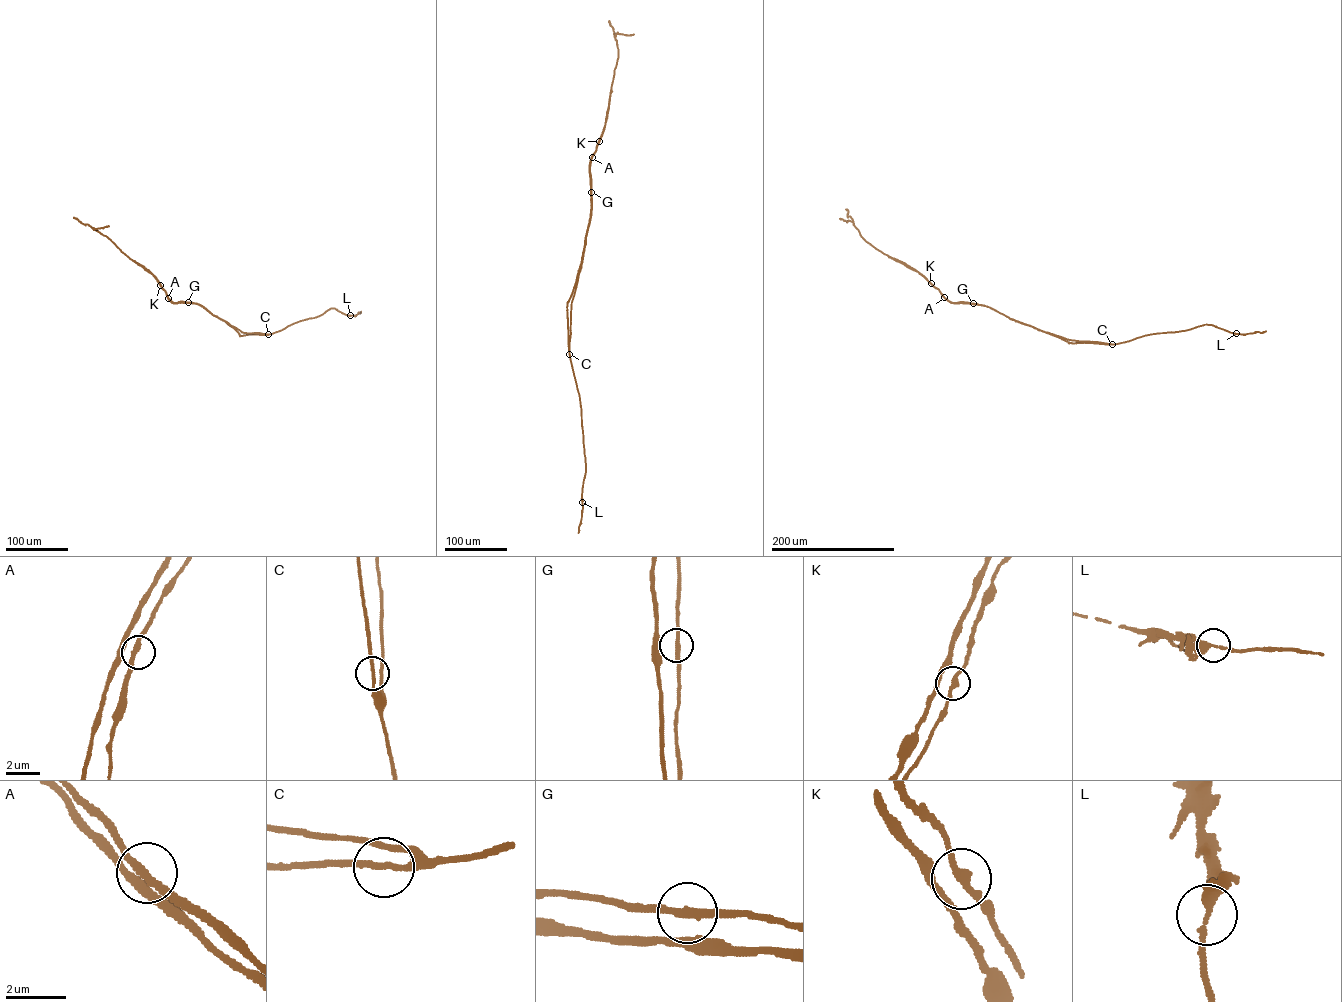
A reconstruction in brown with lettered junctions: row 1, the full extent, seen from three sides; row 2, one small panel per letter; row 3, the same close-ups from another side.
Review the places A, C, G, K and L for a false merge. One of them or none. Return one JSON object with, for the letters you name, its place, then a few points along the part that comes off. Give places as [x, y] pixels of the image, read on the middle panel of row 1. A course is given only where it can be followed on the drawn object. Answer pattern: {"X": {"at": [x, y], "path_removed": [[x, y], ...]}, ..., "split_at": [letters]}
{"split_at": []}

